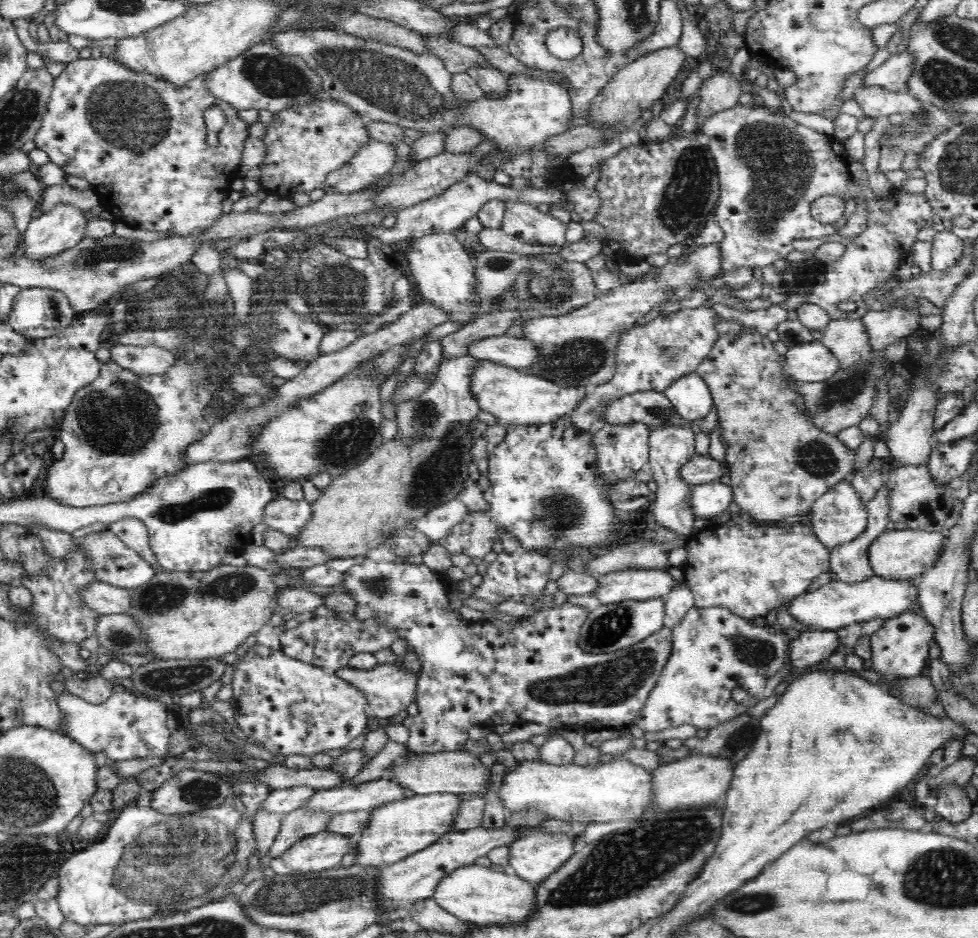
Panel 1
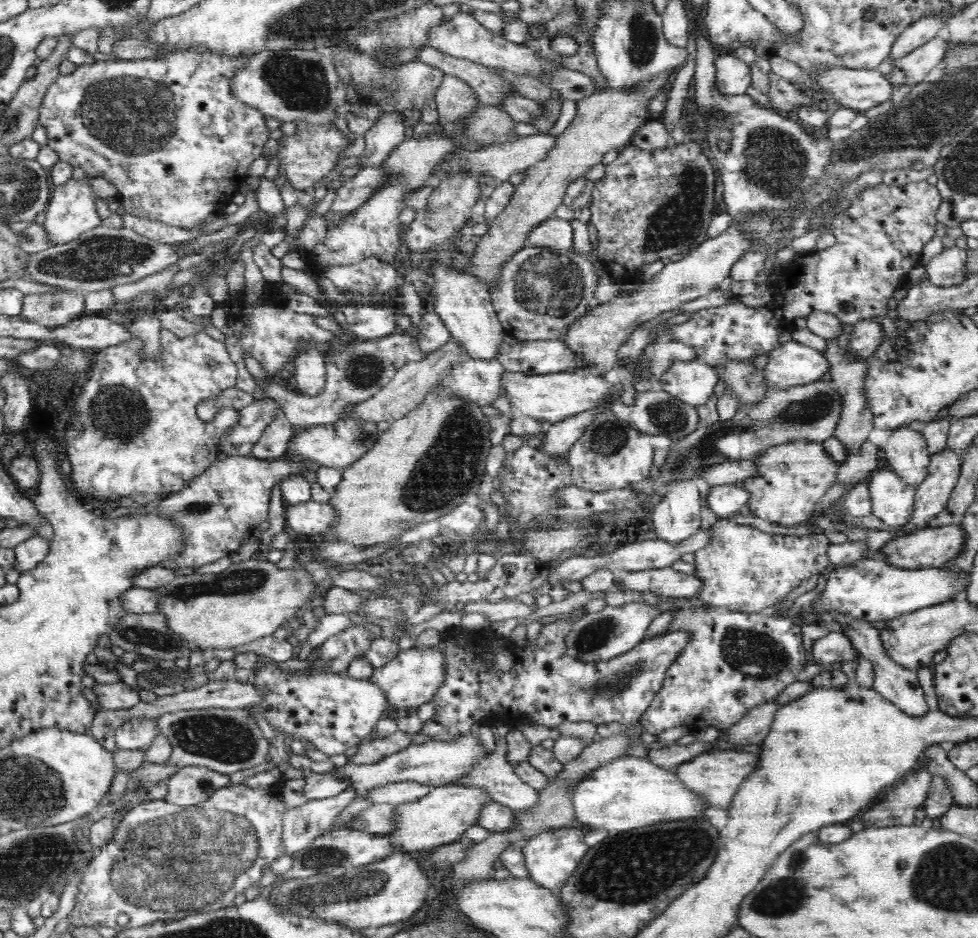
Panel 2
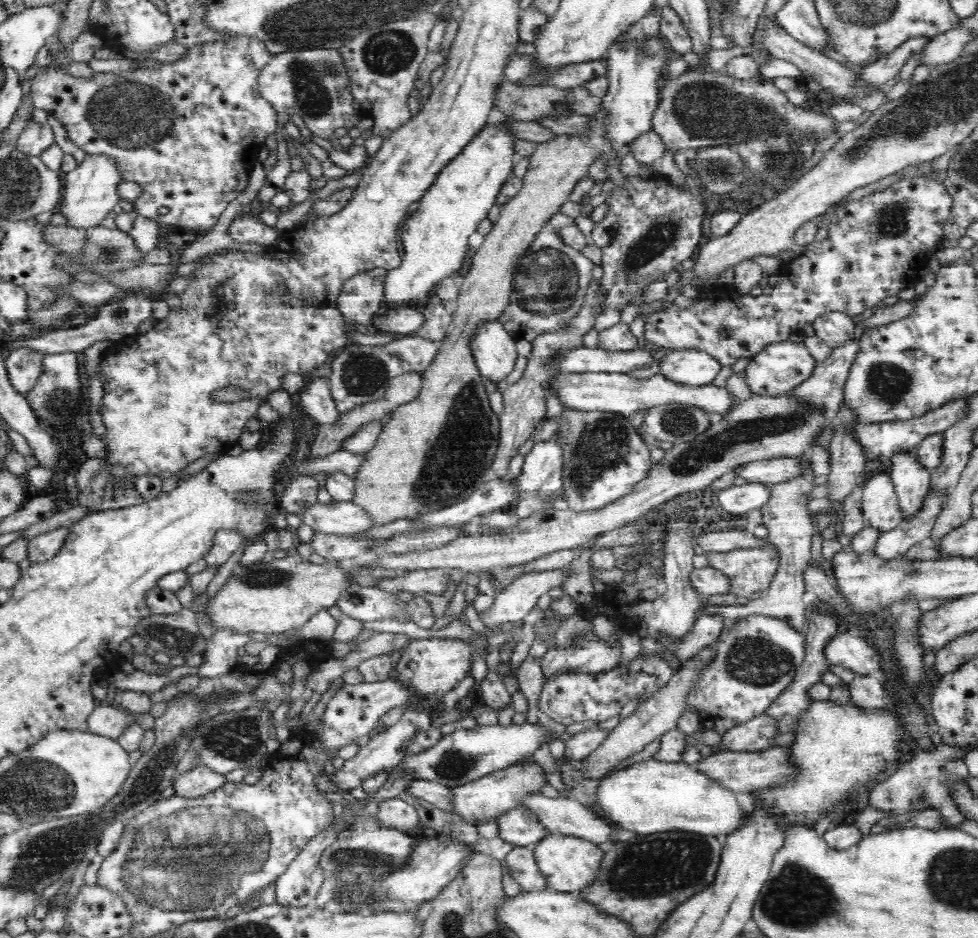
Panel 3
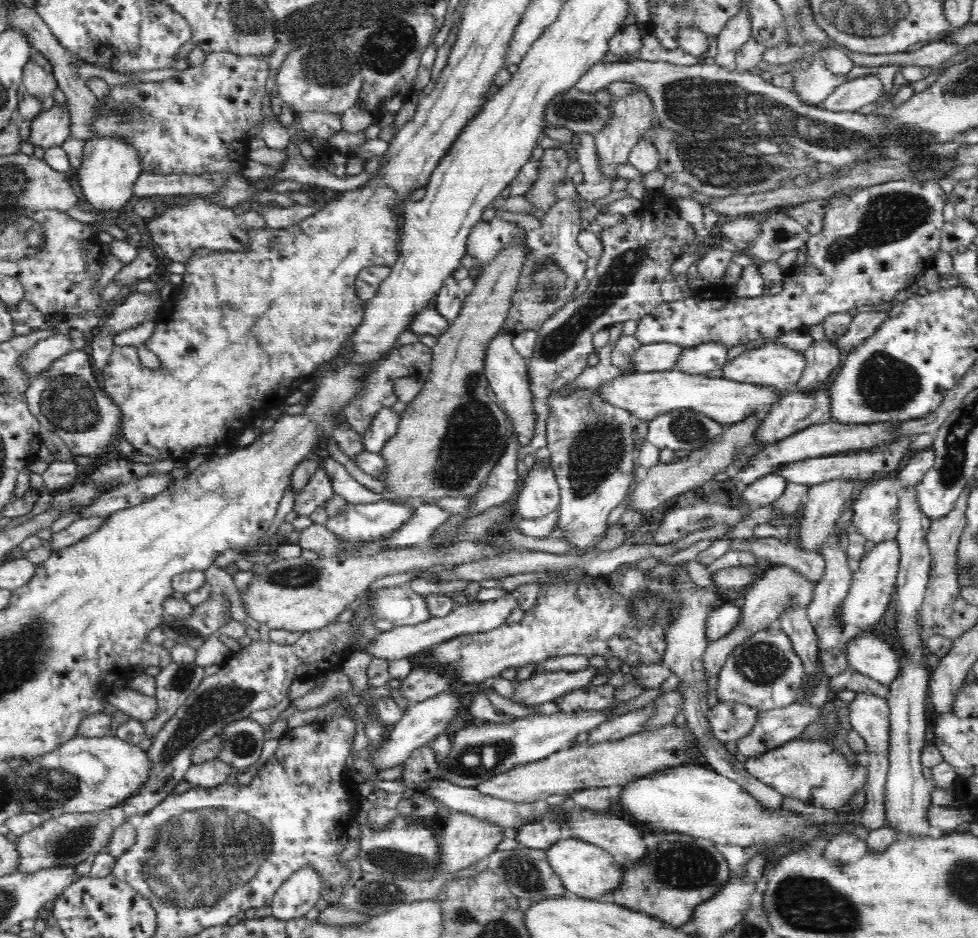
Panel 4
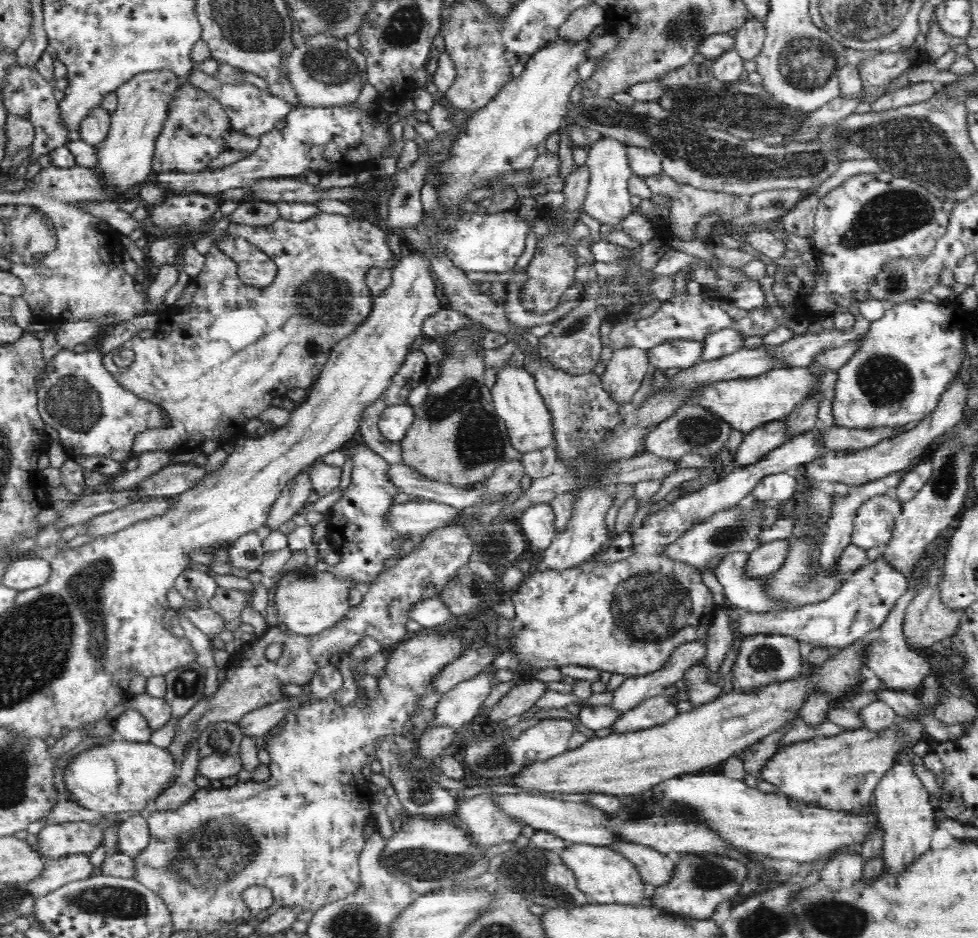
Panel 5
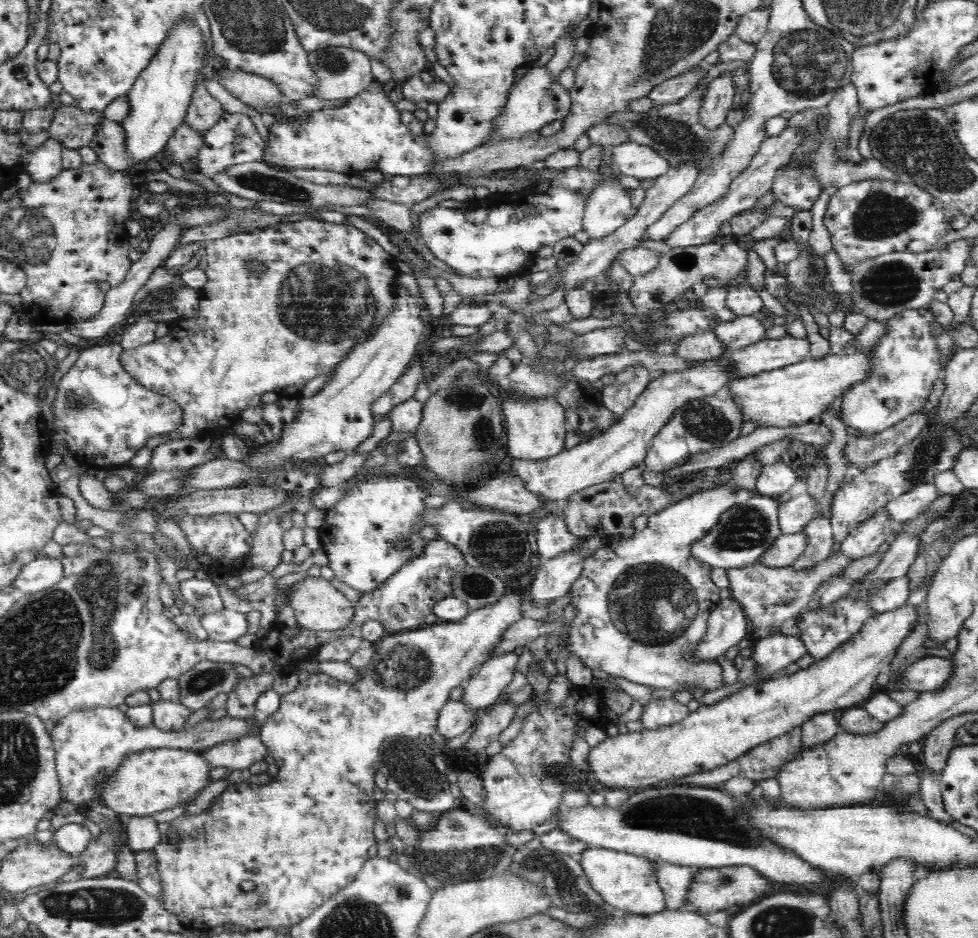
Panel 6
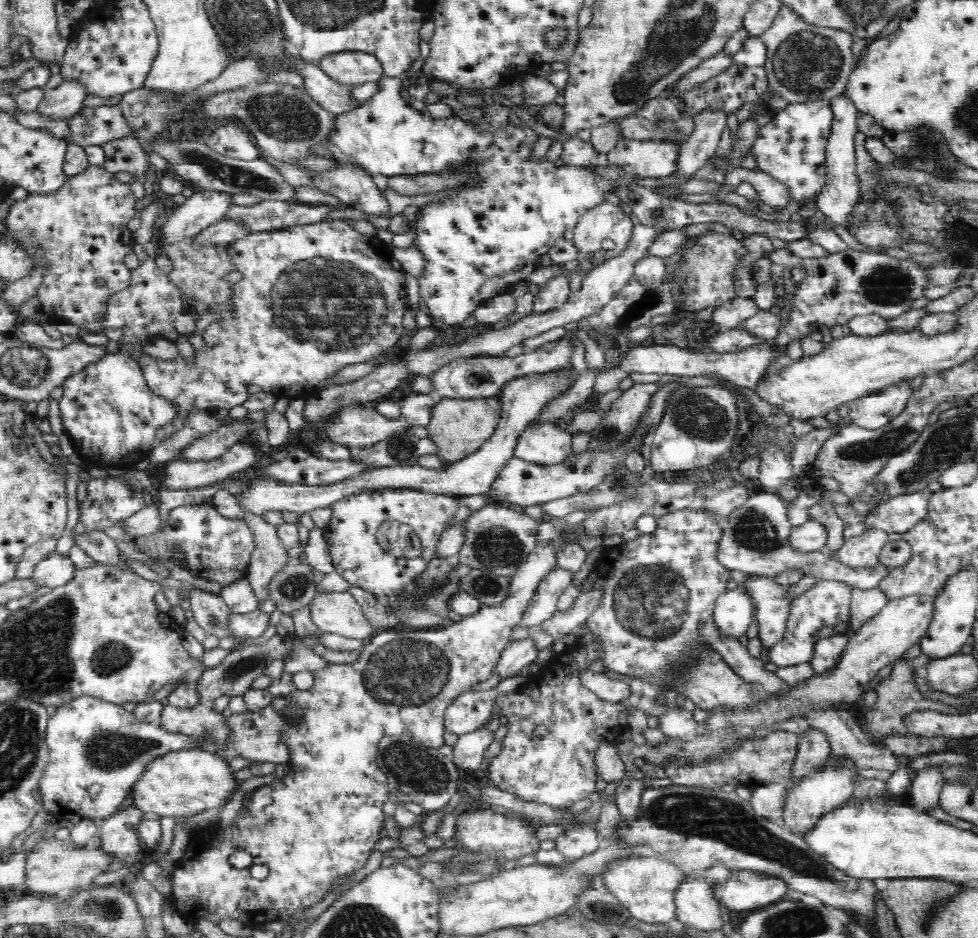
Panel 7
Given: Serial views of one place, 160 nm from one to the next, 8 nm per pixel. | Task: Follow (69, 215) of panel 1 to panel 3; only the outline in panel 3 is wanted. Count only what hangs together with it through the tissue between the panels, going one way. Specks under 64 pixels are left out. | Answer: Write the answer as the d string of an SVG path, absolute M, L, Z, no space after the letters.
M86 156L80 166L66 173L65 179L64 194L56 210L66 220L64 225L87 229L100 225L108 215L116 212L121 200L116 186L121 182L121 177L113 160L109 160L106 156Z

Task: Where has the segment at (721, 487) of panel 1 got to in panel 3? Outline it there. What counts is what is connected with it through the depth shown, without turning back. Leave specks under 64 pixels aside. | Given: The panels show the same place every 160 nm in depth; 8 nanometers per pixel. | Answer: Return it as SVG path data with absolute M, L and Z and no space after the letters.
M747 482L741 486L732 484L717 494L718 502L723 510L729 514L741 516L748 510L762 508L764 502L768 502L768 498L770 498L770 489L759 482Z

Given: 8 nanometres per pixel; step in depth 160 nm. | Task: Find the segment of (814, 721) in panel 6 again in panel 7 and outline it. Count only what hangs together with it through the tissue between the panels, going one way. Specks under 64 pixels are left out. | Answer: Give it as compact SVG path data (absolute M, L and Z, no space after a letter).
M804 726L799 736L797 755L792 769L792 781L800 781L818 768L822 768L832 752L827 734L813 726Z

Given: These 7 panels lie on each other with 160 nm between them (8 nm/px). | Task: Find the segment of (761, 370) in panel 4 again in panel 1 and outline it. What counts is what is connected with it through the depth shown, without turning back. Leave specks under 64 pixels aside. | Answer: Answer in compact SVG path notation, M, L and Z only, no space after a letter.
M817 339L793 346L785 354L785 376L799 384L828 380L840 369L838 358Z

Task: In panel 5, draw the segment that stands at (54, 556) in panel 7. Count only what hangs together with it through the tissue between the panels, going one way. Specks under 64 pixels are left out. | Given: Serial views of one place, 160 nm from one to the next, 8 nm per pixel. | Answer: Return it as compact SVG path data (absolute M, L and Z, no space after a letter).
M37 556L34 559L17 558L16 560L11 560L9 565L6 566L1 583L8 588L24 591L44 584L49 576L50 564L46 560Z

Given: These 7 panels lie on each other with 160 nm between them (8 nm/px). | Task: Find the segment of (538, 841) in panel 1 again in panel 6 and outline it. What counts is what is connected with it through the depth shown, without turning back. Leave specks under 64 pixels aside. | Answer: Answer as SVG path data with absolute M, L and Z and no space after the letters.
M589 847L576 857L584 869L588 883L600 897L614 908L633 914L660 913L665 909L665 898L661 886L656 883L656 872L650 859L640 855L618 852L612 849Z

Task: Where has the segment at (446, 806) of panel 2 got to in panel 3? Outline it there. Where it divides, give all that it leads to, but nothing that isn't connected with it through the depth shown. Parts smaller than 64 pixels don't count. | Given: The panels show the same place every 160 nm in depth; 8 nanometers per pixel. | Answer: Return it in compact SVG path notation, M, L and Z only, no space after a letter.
M535 762L531 765L510 765L508 768L485 774L466 784L450 787L452 810L446 811L454 813L462 820L472 822L476 826L480 822L495 818L510 808L518 807L524 796L528 796L532 792L540 792L540 788L546 782L546 774Z

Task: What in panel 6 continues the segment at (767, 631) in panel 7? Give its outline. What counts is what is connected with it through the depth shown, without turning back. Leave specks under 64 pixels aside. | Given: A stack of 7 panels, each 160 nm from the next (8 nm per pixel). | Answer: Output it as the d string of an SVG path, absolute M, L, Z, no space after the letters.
M840 548L833 550L826 560L814 564L812 568L796 570L792 565L784 568L770 568L756 562L742 568L728 568L726 575L730 583L732 600L740 603L745 612L745 618L750 619L754 628L767 632L782 626L789 618L794 619L804 608L809 608L809 602L815 590L824 580L840 575L852 560L853 558L845 556Z

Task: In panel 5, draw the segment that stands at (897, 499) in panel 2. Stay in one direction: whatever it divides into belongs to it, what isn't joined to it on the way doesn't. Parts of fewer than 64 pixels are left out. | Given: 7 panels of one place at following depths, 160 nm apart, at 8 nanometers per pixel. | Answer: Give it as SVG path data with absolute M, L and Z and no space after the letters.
M896 491L876 495L862 503L852 524L851 542L856 546L882 549L892 538L896 517L902 512Z

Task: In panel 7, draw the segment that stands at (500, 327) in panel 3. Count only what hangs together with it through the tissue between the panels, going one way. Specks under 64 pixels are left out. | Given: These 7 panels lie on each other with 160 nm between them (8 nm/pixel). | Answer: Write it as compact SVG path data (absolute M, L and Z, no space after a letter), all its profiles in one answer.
M538 418L536 423L531 421L524 428L524 432L520 434L520 438L516 442L514 457L521 458L526 462L532 462L540 465L556 465L558 462L563 462L564 458L572 451L572 437L566 429L563 430L558 425L558 421L542 421Z

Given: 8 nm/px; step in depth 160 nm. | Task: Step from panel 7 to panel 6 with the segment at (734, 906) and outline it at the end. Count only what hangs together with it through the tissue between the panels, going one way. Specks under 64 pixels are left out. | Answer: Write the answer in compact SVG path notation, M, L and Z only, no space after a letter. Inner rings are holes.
M724 866L716 869L699 869L692 876L692 884L686 893L687 900L684 906L692 907L700 914L710 914L721 911L734 904L748 904L752 900L758 900L766 890L768 882L758 871L750 866ZM687 902L687 904L686 904Z

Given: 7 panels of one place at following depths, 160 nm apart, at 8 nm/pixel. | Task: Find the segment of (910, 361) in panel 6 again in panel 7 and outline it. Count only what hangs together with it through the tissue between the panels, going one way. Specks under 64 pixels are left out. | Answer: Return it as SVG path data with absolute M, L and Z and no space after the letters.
M911 381L894 382L883 390L852 400L848 403L851 424L866 430L878 430L890 424L906 410L915 390Z

